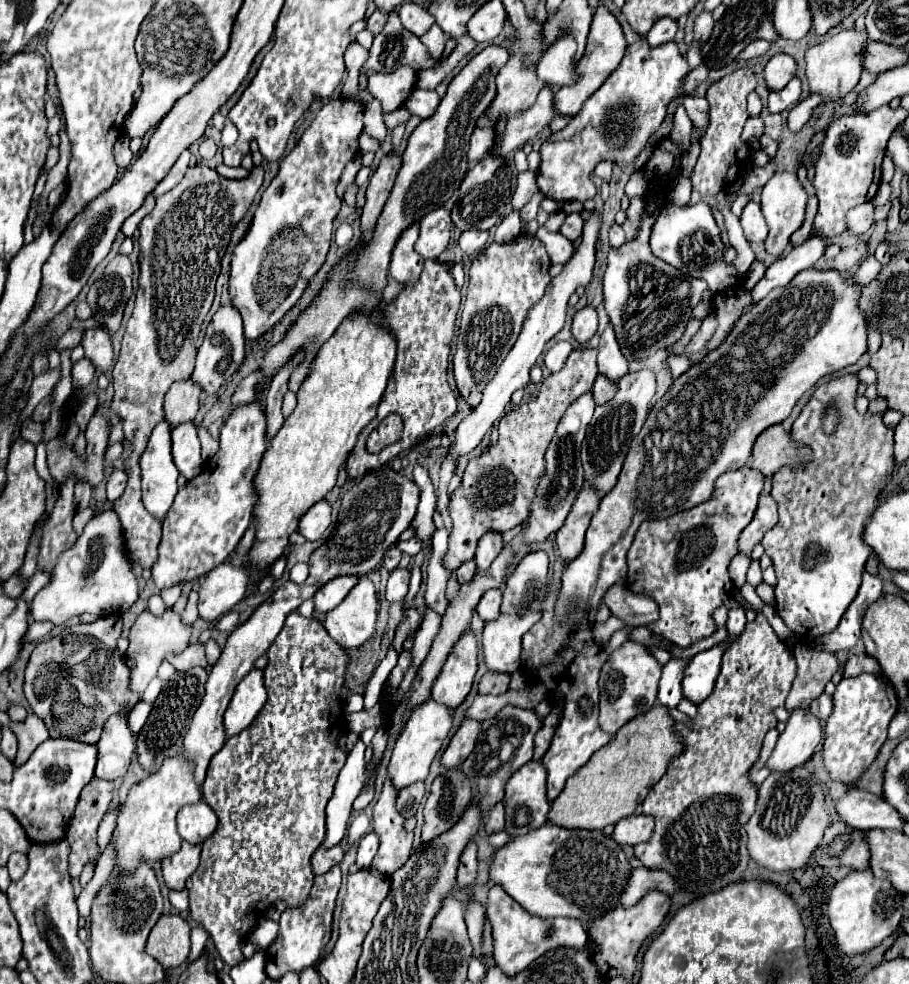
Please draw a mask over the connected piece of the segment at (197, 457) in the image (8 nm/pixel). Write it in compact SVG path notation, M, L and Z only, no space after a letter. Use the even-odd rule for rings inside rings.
M193 422L179 424L171 432L173 442L173 460L179 472L191 480L201 470L201 452L199 452L199 438L197 438L197 426Z

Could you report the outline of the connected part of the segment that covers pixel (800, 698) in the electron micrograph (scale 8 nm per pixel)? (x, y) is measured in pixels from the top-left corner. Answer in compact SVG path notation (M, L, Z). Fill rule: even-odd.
M795 650L793 656L797 660L797 676L793 680L791 692L785 702L785 708L789 712L795 708L809 708L811 700L823 694L825 684L841 668L837 656L829 652Z

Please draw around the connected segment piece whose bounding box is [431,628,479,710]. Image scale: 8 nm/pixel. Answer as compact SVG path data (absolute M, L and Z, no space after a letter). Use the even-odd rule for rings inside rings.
M471 628L463 632L463 638L455 642L451 656L445 660L435 684L431 688L431 698L439 704L457 708L469 694L473 686L473 678L477 674L477 638Z

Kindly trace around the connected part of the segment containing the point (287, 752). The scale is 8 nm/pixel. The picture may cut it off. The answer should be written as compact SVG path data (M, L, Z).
M297 610L291 612L283 624L283 630L279 632L279 636L275 638L275 642L271 644L271 648L267 650L267 658L269 664L263 670L263 680L265 680L265 690L267 690L267 702L263 706L263 710L259 712L259 716L253 720L253 724L249 728L245 728L241 734L231 736L225 746L211 758L209 770L207 770L207 778L201 786L203 798L205 802L215 810L215 814L219 816L219 824L217 830L201 844L201 862L199 868L195 870L195 874L187 880L187 890L189 890L189 912L191 918L195 922L199 922L209 936L215 942L215 948L219 950L219 956L225 964L235 966L239 964L245 956L241 952L241 944L247 940L251 926L267 912L271 910L277 902L285 902L287 908L299 908L299 904L303 904L303 900L307 900L311 884L313 884L313 872L311 872L311 852L315 852L315 848L321 846L323 838L325 838L325 804L329 802L331 794L333 794L333 786L337 782L337 774L341 772L345 760L347 760L347 752L339 746L339 738L343 734L349 734L347 728L347 720L343 716L343 686L345 686L345 672L349 666L349 656L347 652L335 642L331 640L331 636L325 632L323 624L315 618L305 618L301 616Z

